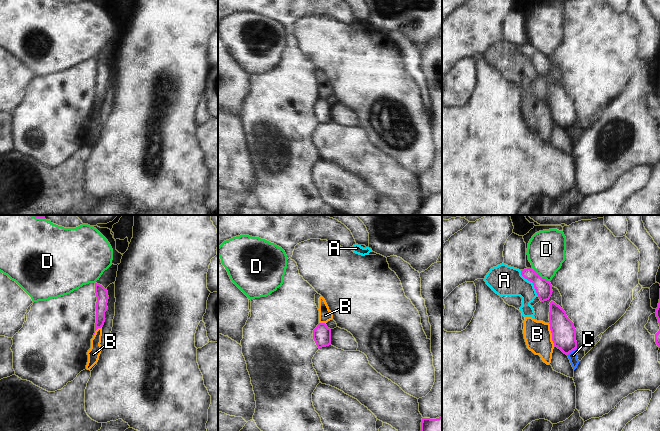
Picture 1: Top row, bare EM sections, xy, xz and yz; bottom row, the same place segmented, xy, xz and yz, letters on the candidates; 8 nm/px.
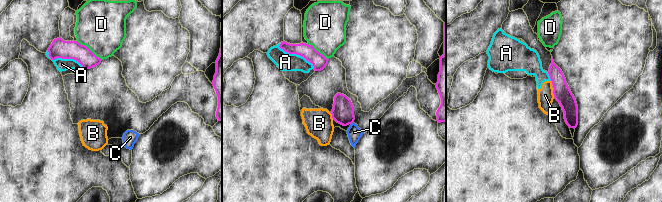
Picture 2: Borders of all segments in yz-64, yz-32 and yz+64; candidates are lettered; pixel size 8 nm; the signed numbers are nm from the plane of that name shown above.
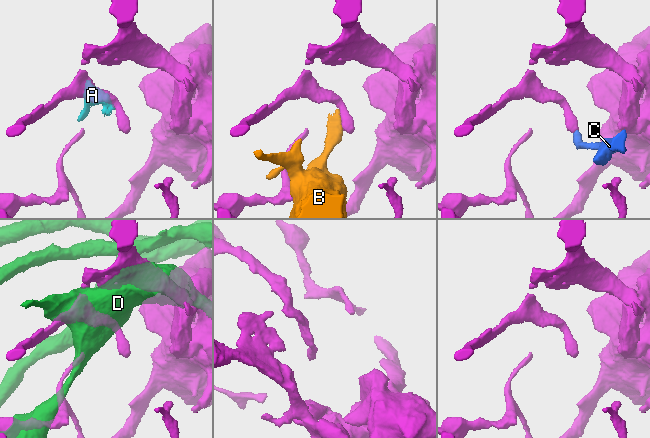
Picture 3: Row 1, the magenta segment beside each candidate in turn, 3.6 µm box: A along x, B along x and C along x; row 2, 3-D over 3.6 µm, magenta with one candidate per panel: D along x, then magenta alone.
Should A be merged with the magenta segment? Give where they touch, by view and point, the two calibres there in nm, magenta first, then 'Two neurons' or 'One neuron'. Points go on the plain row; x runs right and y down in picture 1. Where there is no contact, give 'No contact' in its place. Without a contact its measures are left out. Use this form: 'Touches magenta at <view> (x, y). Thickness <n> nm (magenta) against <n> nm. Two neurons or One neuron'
Touches magenta at yz (531, 57). Thickness 130 nm (magenta) against 240 nm. Two neurons.

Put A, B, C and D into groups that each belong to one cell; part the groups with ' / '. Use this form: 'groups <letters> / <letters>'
groups A B / C / D

